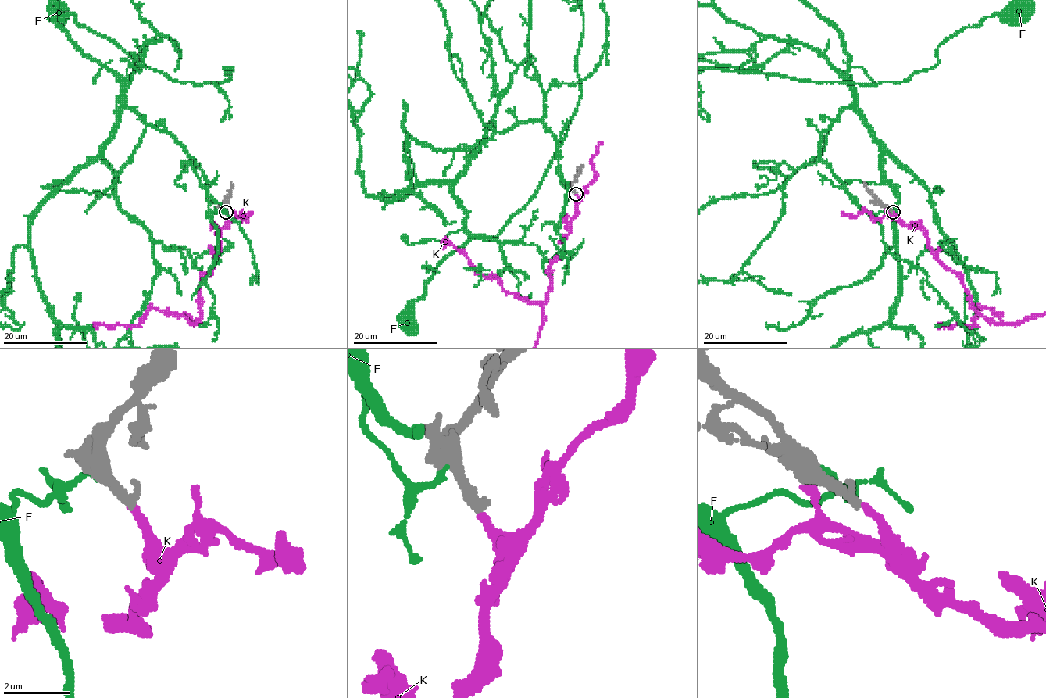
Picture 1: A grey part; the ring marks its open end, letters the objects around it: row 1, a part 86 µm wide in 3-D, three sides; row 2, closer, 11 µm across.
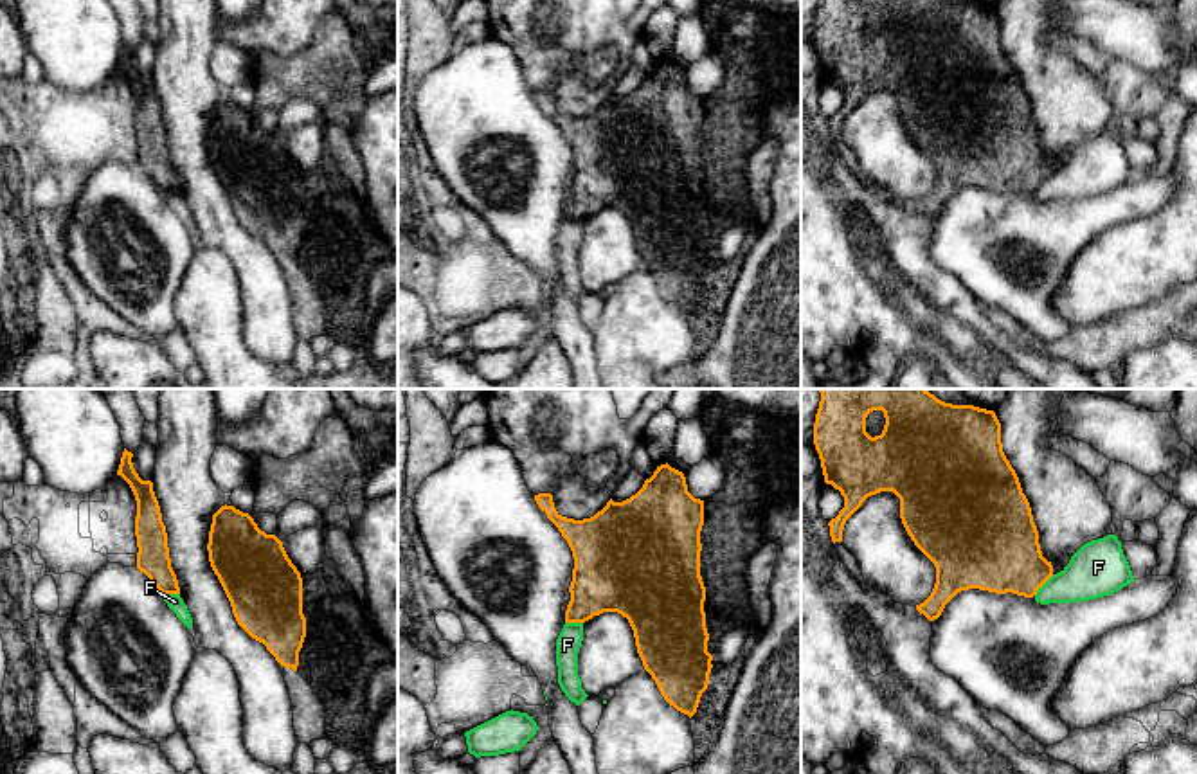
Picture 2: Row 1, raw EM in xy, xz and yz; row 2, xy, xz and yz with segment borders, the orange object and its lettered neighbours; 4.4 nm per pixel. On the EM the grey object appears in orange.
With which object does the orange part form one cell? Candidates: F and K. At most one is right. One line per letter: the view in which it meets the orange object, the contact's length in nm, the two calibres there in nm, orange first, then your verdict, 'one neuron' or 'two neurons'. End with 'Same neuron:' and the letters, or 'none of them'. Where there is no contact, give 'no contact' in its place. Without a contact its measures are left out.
F: meets orange in yz; contact 130 nm long; 360 nm thick on the orange side, 240 nm on the other; two neurons
K: no contact; one neuron
Same neuron: K

